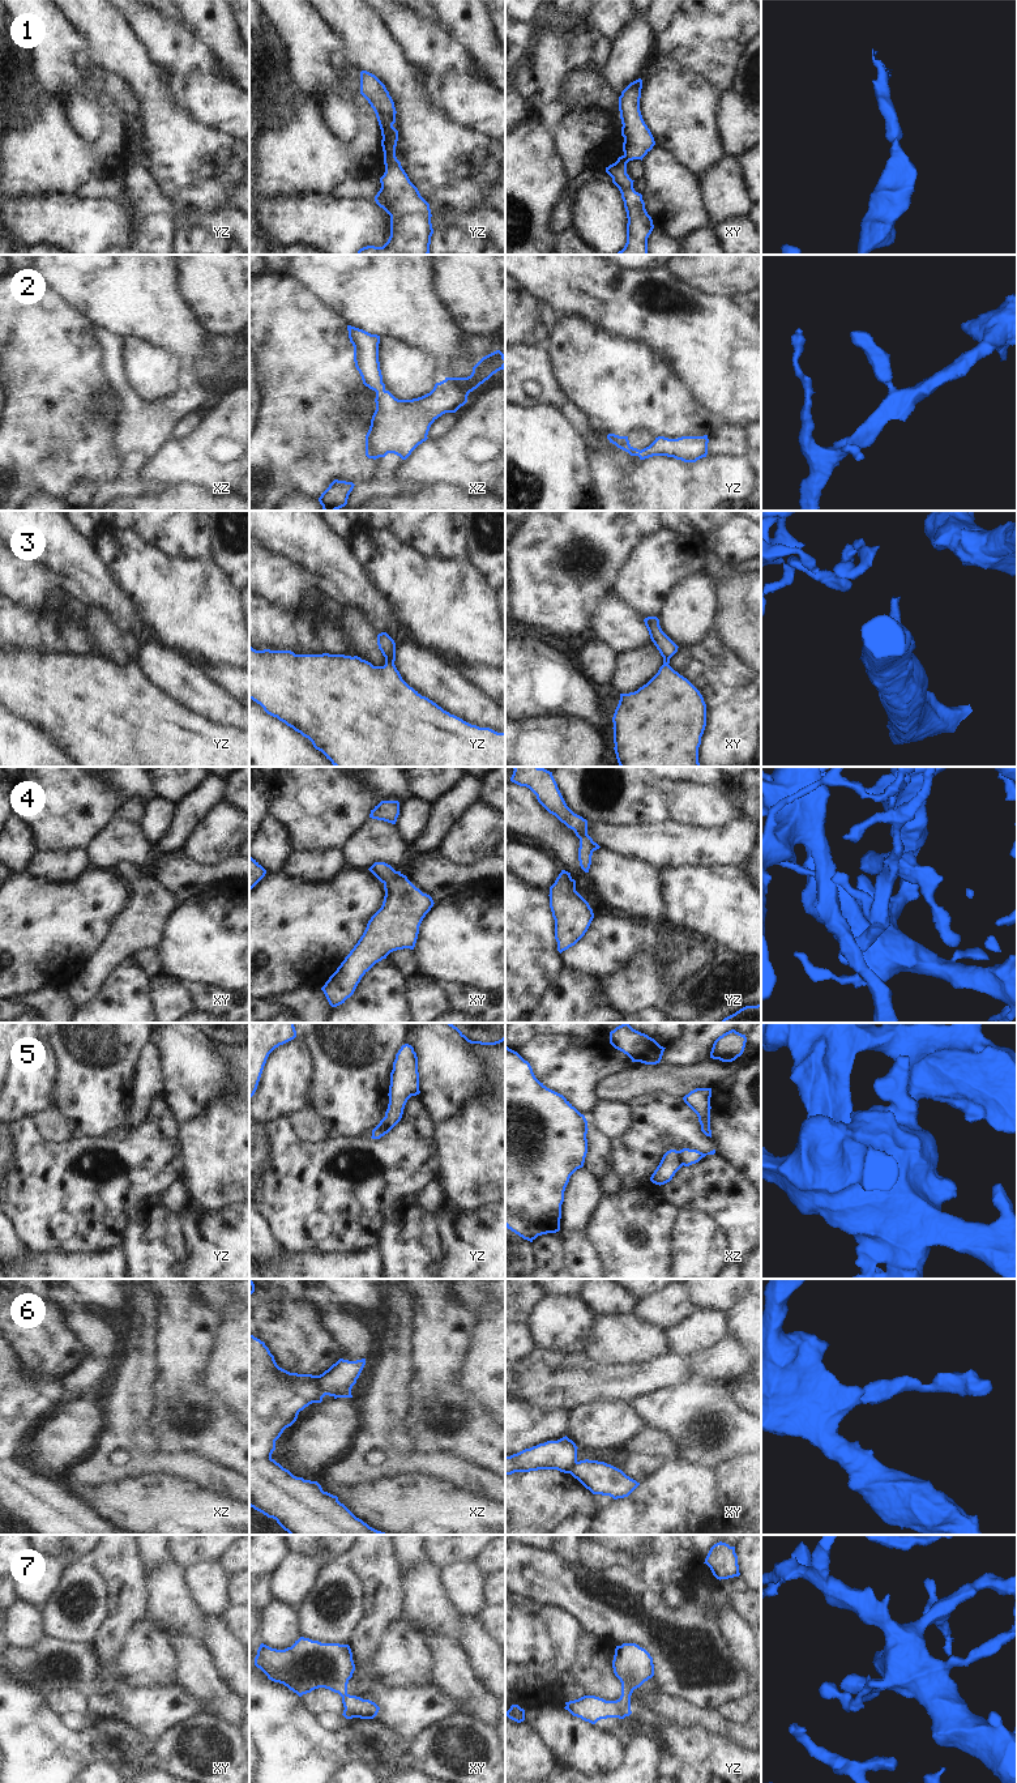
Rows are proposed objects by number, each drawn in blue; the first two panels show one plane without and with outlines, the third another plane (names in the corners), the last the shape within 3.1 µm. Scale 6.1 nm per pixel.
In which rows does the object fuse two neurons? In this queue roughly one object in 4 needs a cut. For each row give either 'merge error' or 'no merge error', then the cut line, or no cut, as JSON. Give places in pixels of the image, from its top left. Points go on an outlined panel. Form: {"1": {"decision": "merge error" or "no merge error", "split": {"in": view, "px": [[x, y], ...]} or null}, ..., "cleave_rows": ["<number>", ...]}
{"1": {"decision": "merge error", "split": {"in": "yz", "px": [[394, 154], [384, 158]]}}, "2": {"decision": "no merge error", "split": null}, "3": {"decision": "no merge error", "split": null}, "4": {"decision": "no merge error", "split": null}, "5": {"decision": "merge error", "split": {"in": "yz", "px": [[383, 1120], [387, 1127], [379, 1129], [372, 1134]]}}, "6": {"decision": "merge error", "split": {"in": "xz", "px": [[319, 1376], [319, 1393], [323, 1397]]}}, "7": {"decision": "no merge error", "split": null}, "cleave_rows": ["1", "5", "6"]}

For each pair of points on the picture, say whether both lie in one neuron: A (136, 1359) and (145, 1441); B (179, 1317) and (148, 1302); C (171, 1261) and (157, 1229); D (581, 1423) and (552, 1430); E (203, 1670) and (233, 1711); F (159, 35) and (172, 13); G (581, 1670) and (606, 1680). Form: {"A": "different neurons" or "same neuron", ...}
{"A": "same neuron", "B": "different neurons", "C": "same neuron", "D": "different neurons", "E": "same neuron", "F": "different neurons", "G": "same neuron"}

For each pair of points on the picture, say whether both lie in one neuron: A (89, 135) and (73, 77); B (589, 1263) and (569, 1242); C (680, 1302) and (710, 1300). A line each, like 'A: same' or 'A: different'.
A: same
B: same
C: different

